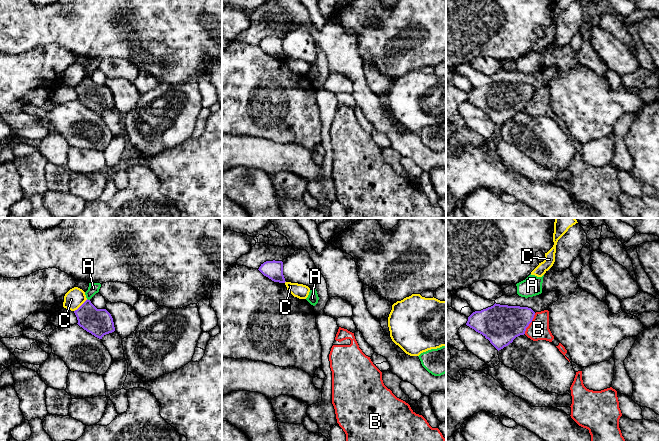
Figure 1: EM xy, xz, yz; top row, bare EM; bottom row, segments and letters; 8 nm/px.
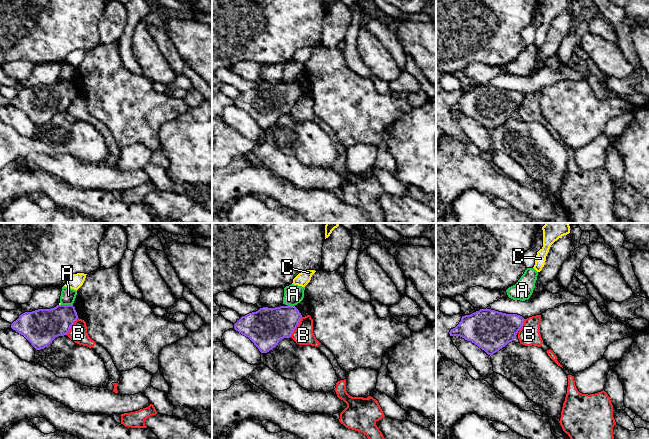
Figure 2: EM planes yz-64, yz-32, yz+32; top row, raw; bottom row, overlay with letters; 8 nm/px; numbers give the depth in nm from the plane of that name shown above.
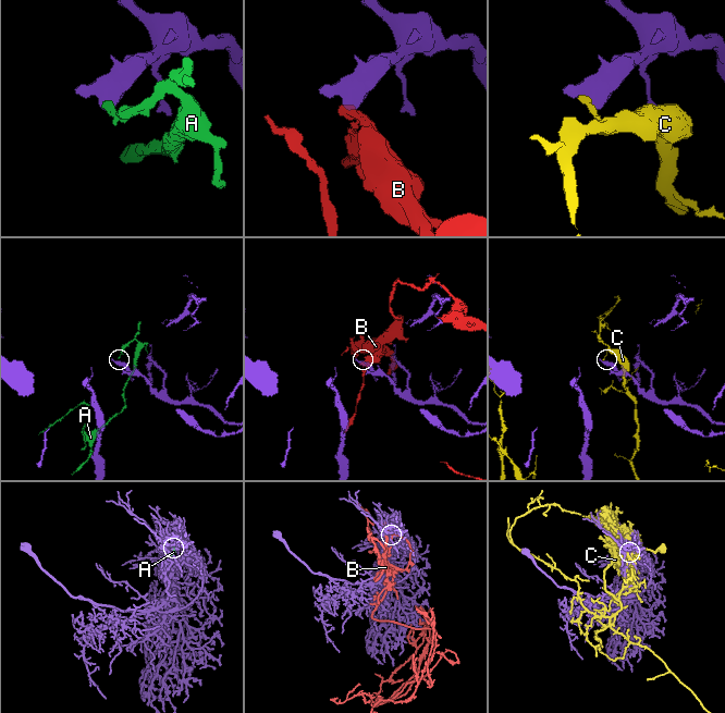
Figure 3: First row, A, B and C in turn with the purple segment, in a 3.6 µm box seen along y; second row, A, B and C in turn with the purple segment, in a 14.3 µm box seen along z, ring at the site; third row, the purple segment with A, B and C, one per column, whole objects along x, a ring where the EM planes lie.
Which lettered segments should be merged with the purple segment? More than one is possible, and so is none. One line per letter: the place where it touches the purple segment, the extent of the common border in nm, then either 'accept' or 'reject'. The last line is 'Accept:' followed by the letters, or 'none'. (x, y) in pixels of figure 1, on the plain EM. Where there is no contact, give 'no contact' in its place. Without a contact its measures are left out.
A: xy (87, 75) | 30 nm | reject
B: yz (530, 98) | 190 nm | reject
C: xy (81, 81) | 150 nm | reject
Accept: none

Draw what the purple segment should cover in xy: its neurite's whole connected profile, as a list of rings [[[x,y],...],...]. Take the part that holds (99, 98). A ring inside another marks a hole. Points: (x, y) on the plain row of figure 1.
[[[88,75],[74,89],[77,100],[99,115],[115,107],[111,90],[106,85],[97,85]]]

